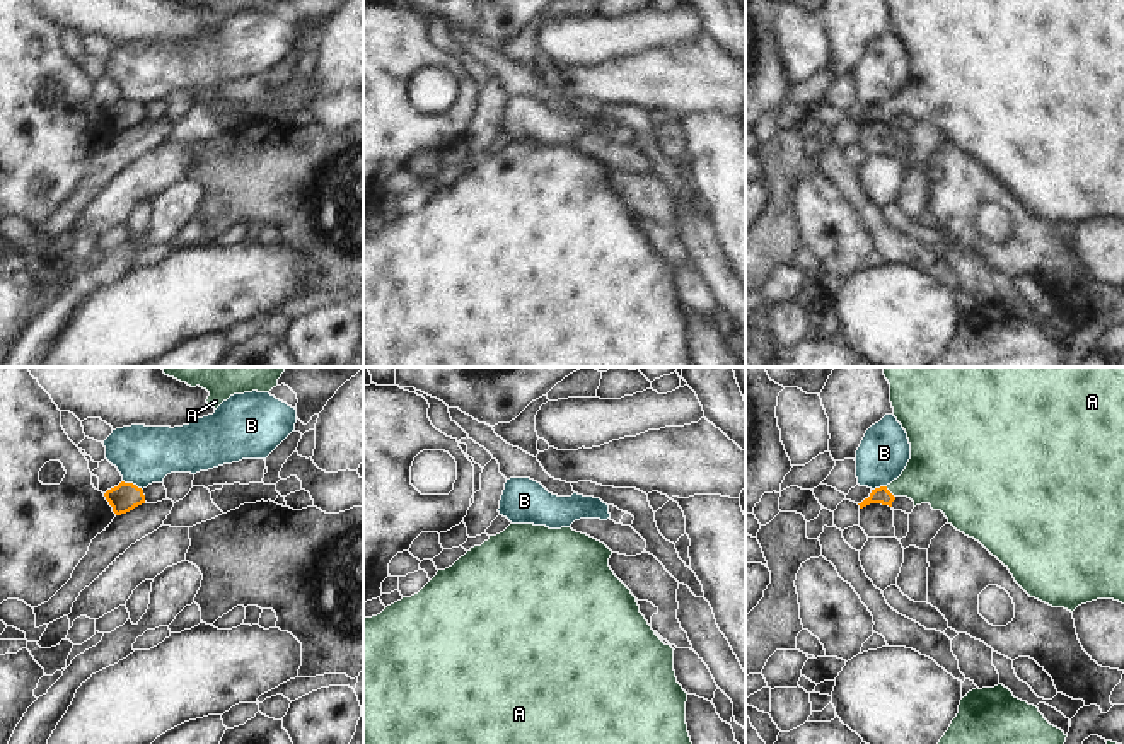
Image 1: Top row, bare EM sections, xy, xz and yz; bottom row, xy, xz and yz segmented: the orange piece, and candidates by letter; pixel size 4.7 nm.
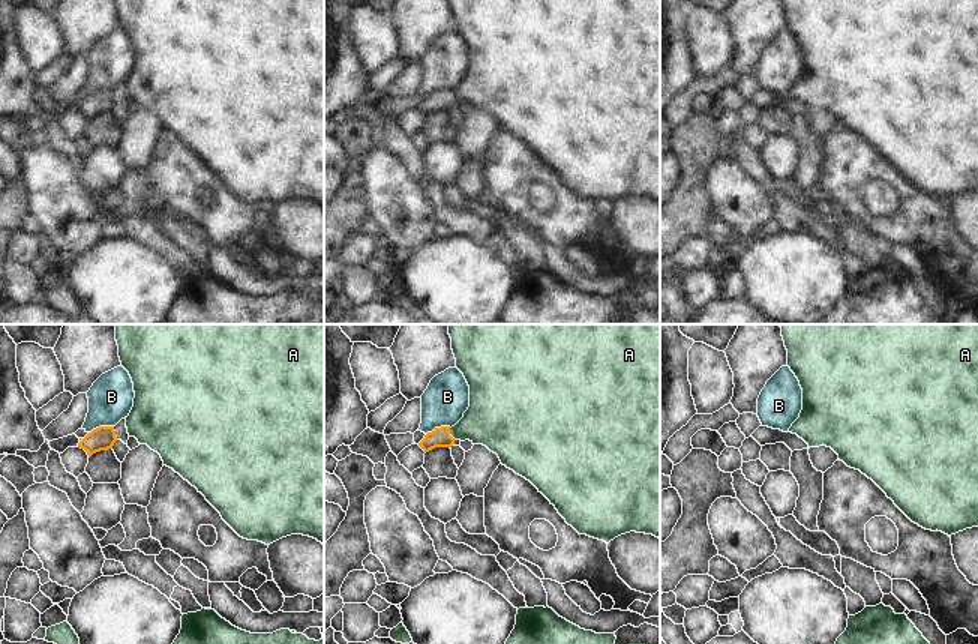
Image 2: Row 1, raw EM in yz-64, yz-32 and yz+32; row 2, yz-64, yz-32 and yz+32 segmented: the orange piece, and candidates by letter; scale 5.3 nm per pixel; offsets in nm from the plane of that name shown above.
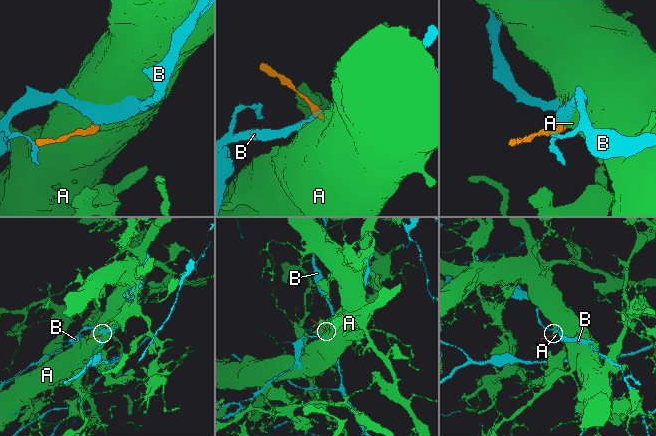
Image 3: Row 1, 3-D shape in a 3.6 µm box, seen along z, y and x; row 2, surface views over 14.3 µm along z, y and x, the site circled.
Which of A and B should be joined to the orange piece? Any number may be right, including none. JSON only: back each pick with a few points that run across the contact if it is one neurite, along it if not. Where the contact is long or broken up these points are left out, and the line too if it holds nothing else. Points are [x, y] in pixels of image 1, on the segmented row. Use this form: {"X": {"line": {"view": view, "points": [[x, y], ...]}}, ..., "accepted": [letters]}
{"A": {"line": {"view": "yz", "points": [[879, 495], [889, 492], [938, 473]]}}, "accepted": ["A"]}

